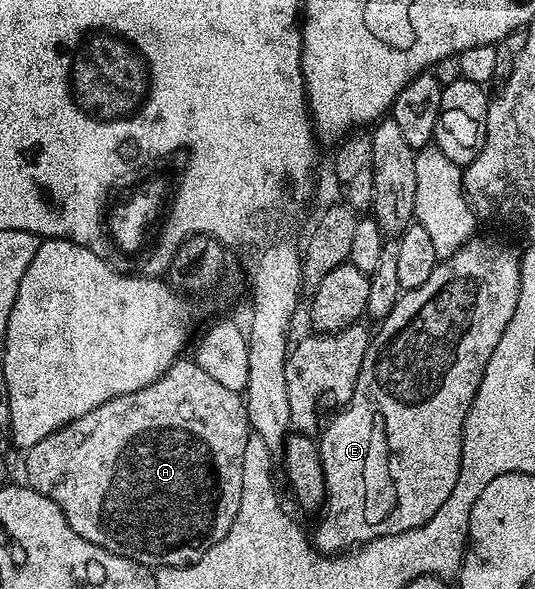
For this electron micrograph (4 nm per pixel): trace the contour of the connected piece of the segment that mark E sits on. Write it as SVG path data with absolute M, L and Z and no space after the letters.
M476 235L454 255L437 260L422 287L401 292L390 315L379 322L380 330L371 334L350 403L329 425L327 422L318 437L328 492L316 537L314 533L314 544L321 553L336 555L357 543L422 527L450 499L460 474L464 424L486 363L490 363L490 355L494 355L494 347L518 307L519 290L518 253L500 241Z

